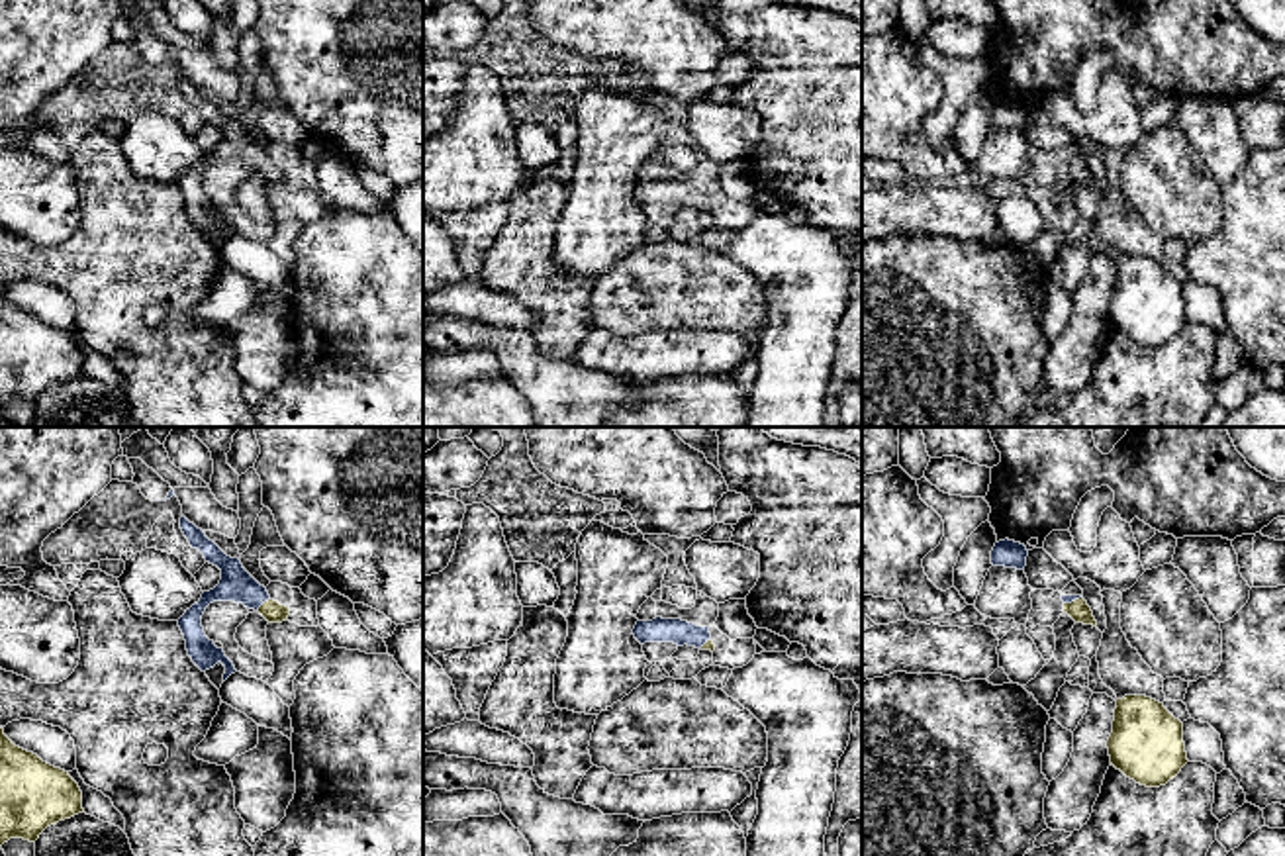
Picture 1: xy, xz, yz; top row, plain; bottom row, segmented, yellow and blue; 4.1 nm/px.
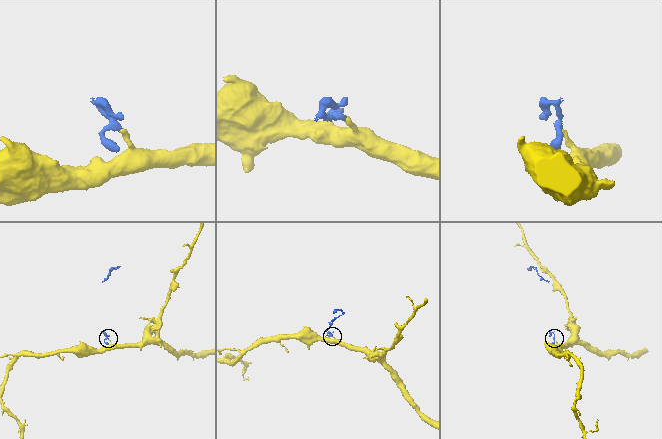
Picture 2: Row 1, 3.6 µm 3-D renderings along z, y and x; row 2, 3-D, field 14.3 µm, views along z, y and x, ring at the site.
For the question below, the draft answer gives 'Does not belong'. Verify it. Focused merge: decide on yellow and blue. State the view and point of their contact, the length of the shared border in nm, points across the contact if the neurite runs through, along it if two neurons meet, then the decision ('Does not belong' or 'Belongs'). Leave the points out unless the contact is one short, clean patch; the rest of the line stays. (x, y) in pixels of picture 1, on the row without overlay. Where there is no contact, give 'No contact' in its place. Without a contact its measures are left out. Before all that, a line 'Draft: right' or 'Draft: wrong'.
Draft: wrong
Touches yellow at xy (261, 167). Shared border 80 nm. Path across: xy (273, 173), (261, 167), (236, 145). Belongs

